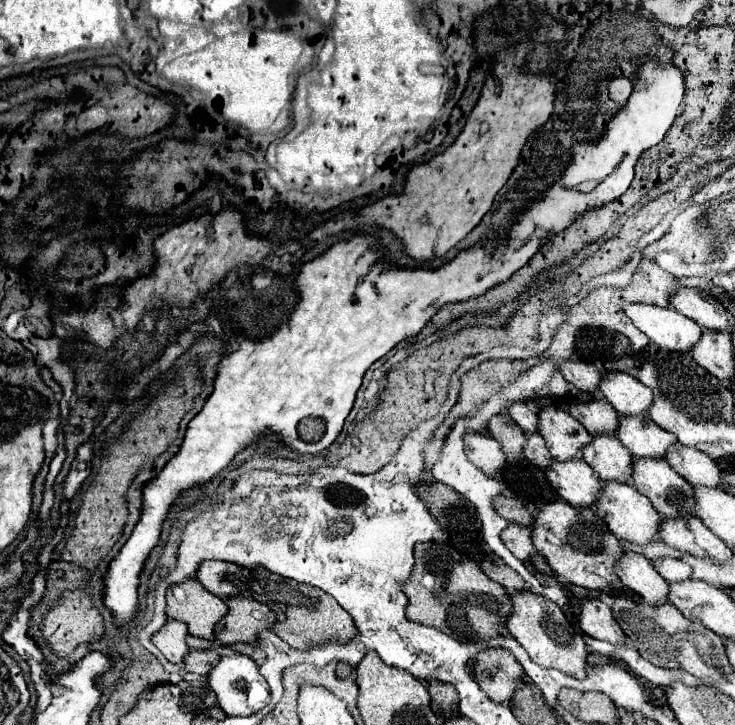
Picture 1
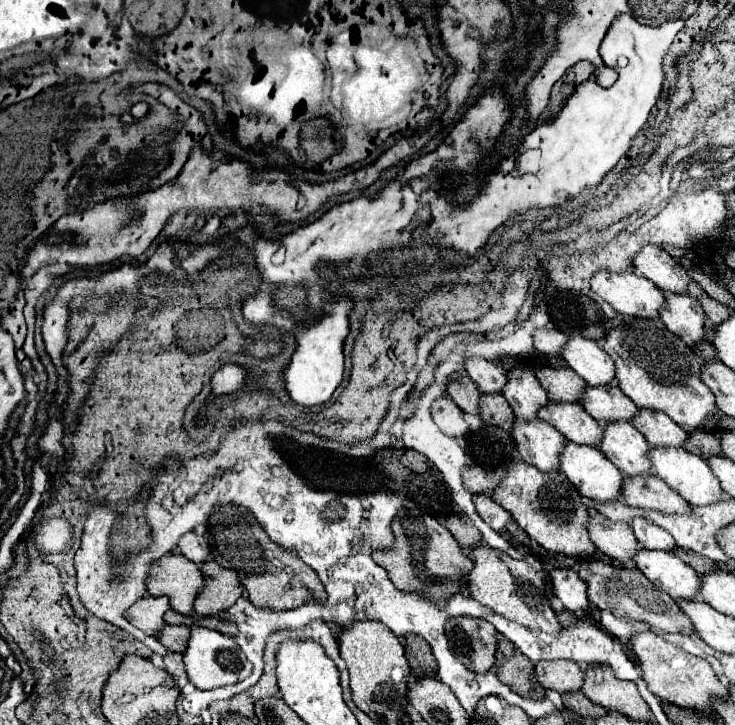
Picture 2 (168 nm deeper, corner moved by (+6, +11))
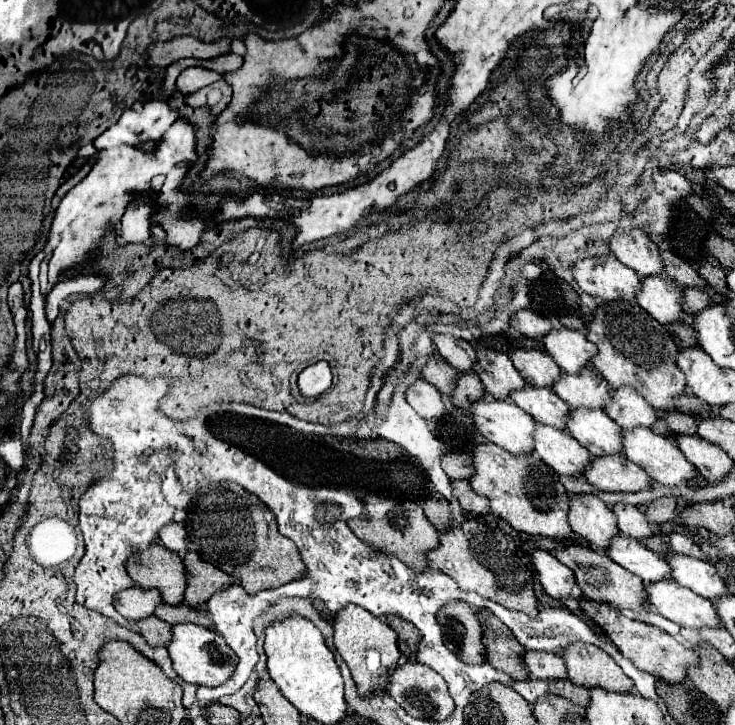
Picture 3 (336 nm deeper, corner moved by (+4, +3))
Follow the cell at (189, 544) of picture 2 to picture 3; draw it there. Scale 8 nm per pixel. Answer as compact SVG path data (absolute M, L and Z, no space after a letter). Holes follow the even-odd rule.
M171 523L159 529L159 543L165 545L171 551L177 551L181 555L187 553L187 531L183 529L181 523Z

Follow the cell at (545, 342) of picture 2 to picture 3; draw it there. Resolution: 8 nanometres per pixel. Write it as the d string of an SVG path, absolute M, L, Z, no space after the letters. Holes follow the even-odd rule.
M517 311L511 315L511 327L517 329L519 333L523 333L529 339L537 339L543 337L551 331L551 321L547 317L539 317L537 313L523 313Z

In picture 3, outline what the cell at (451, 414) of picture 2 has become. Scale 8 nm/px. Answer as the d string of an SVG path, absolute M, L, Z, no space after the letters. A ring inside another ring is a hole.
M417 379L405 393L407 403L423 417L423 419L433 419L439 421L445 415L445 405L441 401L441 395L437 387L427 383L425 379Z

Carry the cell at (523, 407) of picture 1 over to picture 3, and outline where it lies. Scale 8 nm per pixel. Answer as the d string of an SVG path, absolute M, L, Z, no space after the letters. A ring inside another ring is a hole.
M433 333L431 339L449 365L453 365L459 371L473 371L475 349L467 341L455 339L449 333Z

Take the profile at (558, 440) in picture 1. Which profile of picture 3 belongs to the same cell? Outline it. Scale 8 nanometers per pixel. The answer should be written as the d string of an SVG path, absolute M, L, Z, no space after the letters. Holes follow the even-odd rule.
M475 347L477 357L473 363L475 373L479 375L485 391L495 399L507 399L511 391L525 385L523 377L513 369L513 363L507 353L493 351L487 347Z

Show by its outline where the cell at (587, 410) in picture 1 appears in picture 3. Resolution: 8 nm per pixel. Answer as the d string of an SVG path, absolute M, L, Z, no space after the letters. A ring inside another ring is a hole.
M509 349L511 361L529 385L551 387L559 379L559 367L553 357L541 349Z

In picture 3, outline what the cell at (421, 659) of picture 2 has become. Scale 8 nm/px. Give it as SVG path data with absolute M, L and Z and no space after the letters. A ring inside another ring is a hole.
M387 617L387 625L391 625L397 633L397 645L401 649L401 653L407 659L415 659L417 653L417 643L421 641L421 633L417 631L415 625L411 625L409 621L403 621L401 617Z

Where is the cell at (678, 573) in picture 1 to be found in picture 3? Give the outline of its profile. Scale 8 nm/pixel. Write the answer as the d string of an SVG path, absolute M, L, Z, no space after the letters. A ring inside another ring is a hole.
M615 503L615 505L611 505L611 511L617 517L619 531L625 533L627 537L643 541L643 539L647 539L647 537L653 535L651 527L649 527L649 523L645 519L645 515L637 507L633 507L629 503Z

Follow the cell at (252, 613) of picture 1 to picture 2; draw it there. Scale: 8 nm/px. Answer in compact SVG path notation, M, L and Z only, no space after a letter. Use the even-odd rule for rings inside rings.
M215 561L203 563L201 573L207 583L195 599L195 613L199 617L223 617L225 609L229 609L245 589L233 569L225 569Z

